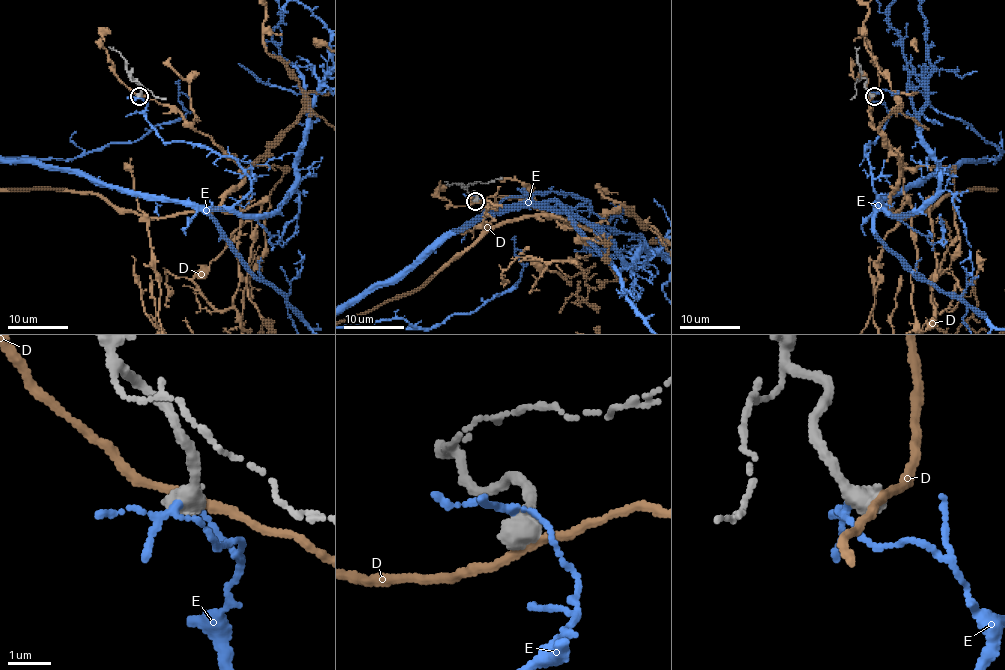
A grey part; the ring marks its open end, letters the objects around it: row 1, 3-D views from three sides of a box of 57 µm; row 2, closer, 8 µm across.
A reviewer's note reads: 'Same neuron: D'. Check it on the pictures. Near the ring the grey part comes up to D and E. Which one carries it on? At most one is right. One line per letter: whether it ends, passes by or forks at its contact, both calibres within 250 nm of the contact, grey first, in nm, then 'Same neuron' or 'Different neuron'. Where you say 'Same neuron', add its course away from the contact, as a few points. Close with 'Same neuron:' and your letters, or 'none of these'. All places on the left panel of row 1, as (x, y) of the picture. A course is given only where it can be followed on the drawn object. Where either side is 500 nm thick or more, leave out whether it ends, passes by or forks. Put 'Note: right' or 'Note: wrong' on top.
Note: wrong
D: Thickness 600 nm (grey) against 190 nm. Different neuron
E: Thickness 600 nm (grey) against 110 nm. Different neuron
Same neuron: none of these

